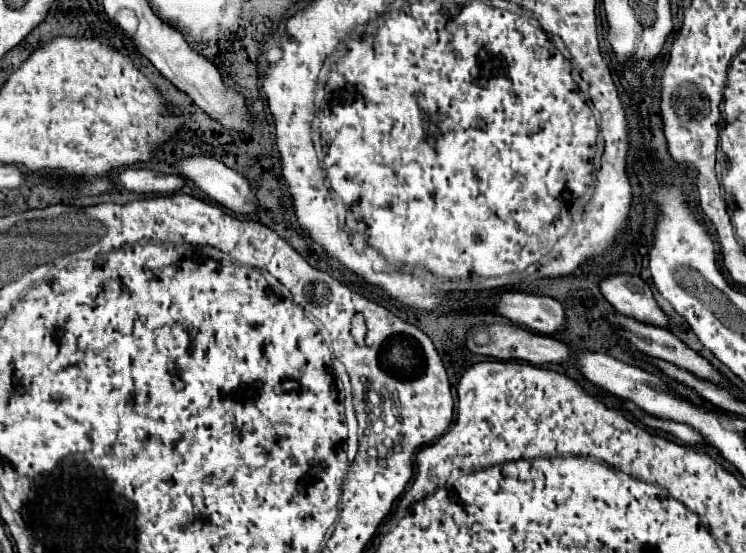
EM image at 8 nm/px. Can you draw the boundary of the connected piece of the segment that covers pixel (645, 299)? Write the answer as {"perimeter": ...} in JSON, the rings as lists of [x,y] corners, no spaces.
{"perimeter":[[[614,273],[602,277],[598,287],[604,299],[618,313],[658,327],[668,325],[668,317],[656,305],[650,285],[646,285],[640,277],[632,277],[628,273]]]}

